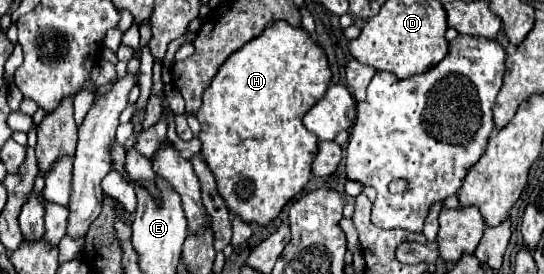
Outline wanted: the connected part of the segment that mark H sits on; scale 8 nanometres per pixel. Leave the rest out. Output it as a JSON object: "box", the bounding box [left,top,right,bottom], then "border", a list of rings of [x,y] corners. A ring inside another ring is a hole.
{"box":[197,22,331,226],"border":[[[273,22],[259,38],[253,38],[229,56],[219,68],[217,76],[203,92],[203,104],[197,112],[201,124],[197,138],[201,140],[201,156],[215,176],[217,192],[229,214],[239,216],[247,224],[265,226],[305,188],[311,176],[311,162],[317,154],[317,138],[303,126],[303,116],[325,96],[329,80],[331,70],[325,52],[303,28],[293,28],[285,22]]]}

